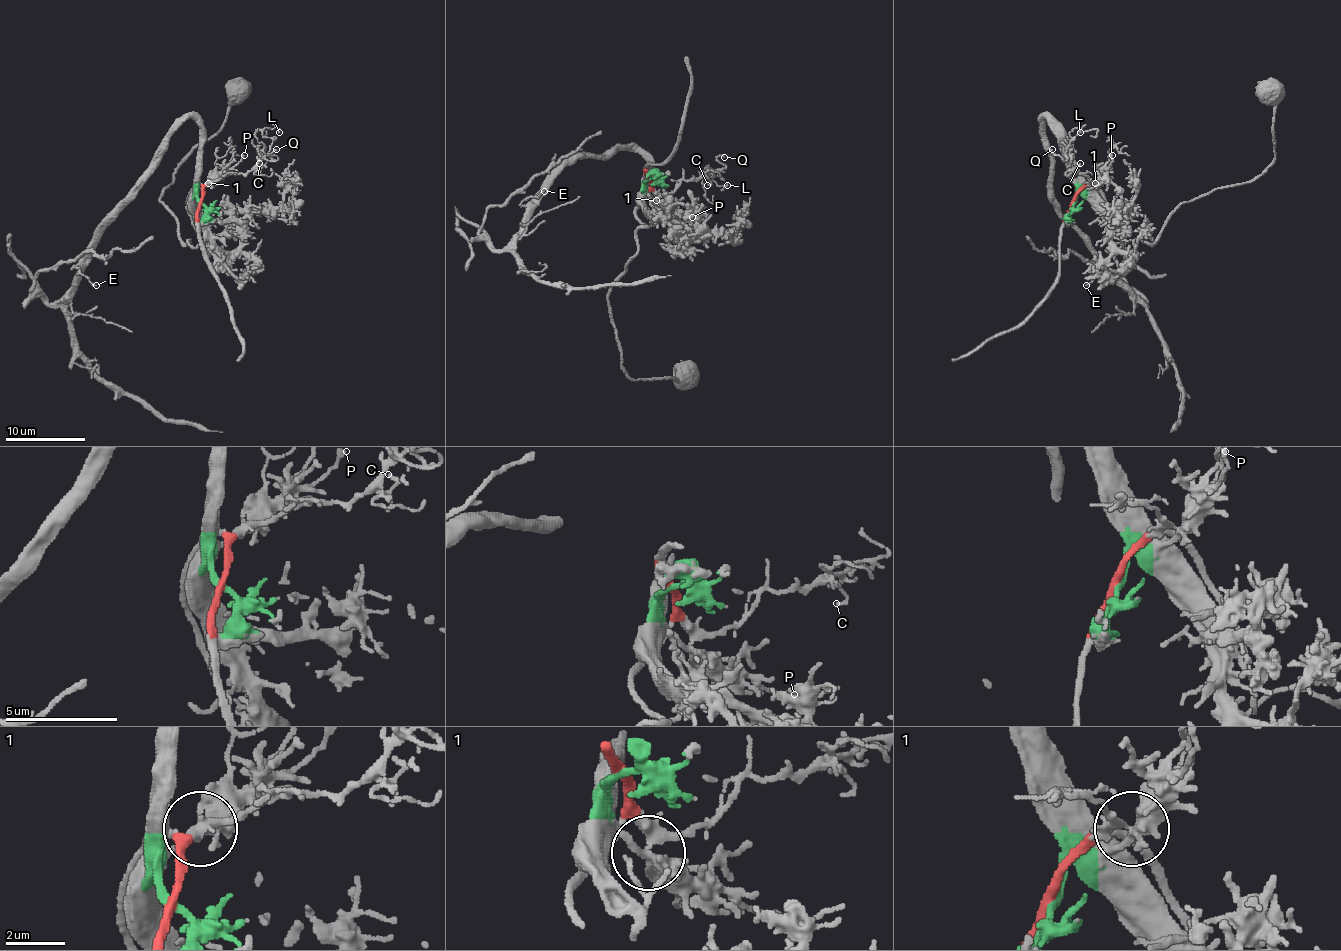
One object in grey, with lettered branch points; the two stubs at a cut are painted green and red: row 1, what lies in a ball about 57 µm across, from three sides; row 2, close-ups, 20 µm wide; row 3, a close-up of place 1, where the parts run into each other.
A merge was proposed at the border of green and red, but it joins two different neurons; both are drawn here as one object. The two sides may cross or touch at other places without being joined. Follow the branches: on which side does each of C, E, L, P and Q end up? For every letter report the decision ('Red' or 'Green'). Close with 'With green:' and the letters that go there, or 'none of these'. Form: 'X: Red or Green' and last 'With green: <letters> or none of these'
C: Red
E: Green
L: Red
P: Green
Q: Red
With green: E, P

